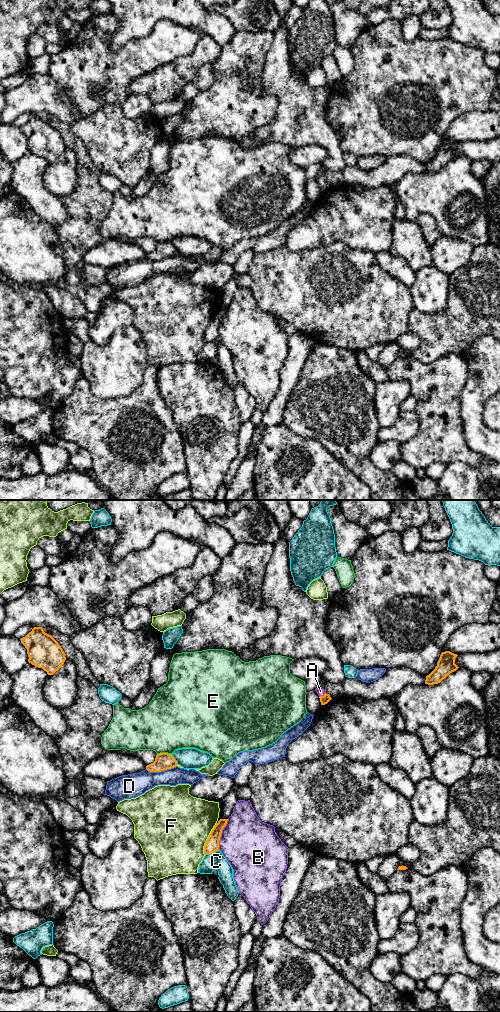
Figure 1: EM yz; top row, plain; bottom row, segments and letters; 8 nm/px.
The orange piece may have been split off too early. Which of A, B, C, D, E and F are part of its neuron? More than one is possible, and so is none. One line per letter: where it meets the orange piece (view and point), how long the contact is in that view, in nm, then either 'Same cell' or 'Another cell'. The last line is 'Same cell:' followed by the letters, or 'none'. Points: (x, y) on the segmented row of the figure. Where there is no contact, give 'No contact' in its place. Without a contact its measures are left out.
A: Touches orange at yz (322, 696). Shared border 70 nm. Same cell
B: Touches orange at yz (220, 834). Shared border 260 nm. Another cell
C: Touches orange at yz (211, 853). Shared border 120 nm. Another cell
D: Touches orange at yz (161, 770). Shared border 260 nm. Another cell
E: Touches orange at yz (164, 753). Shared border 120 nm. Another cell
F: Touches orange at yz (208, 838). Shared border 280 nm. Another cell
Same cell: A

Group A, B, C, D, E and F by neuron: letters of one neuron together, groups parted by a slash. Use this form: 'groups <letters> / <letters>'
groups A / B / C / D / E / F

